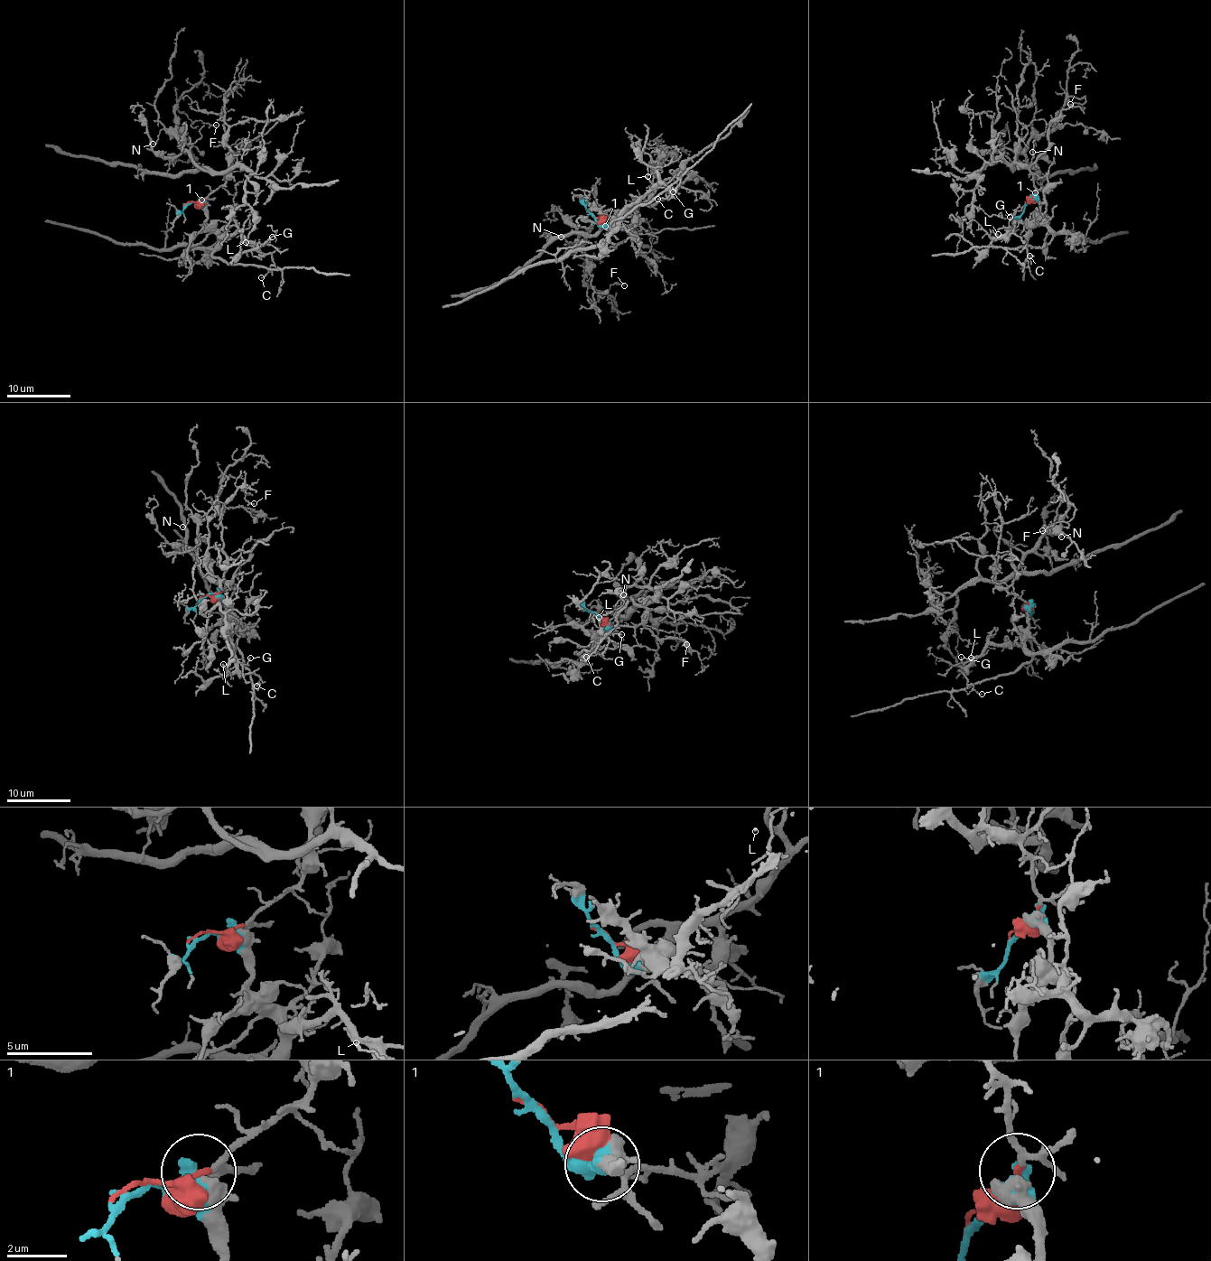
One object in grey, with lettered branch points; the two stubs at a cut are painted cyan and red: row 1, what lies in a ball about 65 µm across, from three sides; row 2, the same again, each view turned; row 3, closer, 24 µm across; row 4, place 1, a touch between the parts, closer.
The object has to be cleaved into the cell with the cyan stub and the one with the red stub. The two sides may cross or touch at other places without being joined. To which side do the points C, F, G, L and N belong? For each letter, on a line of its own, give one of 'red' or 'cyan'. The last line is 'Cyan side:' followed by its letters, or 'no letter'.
C: cyan
F: red
G: cyan
L: cyan
N: red
Cyan side: C, G, L

